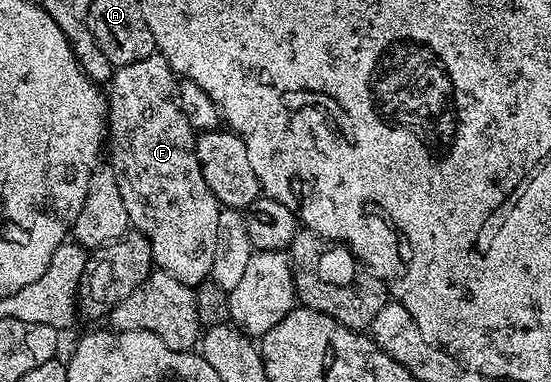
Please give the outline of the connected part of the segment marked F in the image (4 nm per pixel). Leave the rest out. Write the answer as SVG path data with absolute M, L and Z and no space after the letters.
M156 52L144 60L136 60L136 64L117 67L108 89L108 169L116 176L116 188L120 188L130 225L148 240L157 269L176 276L185 286L196 287L210 277L220 207L208 184L204 184L198 157L194 155L196 131L178 107L174 70L168 60Z

